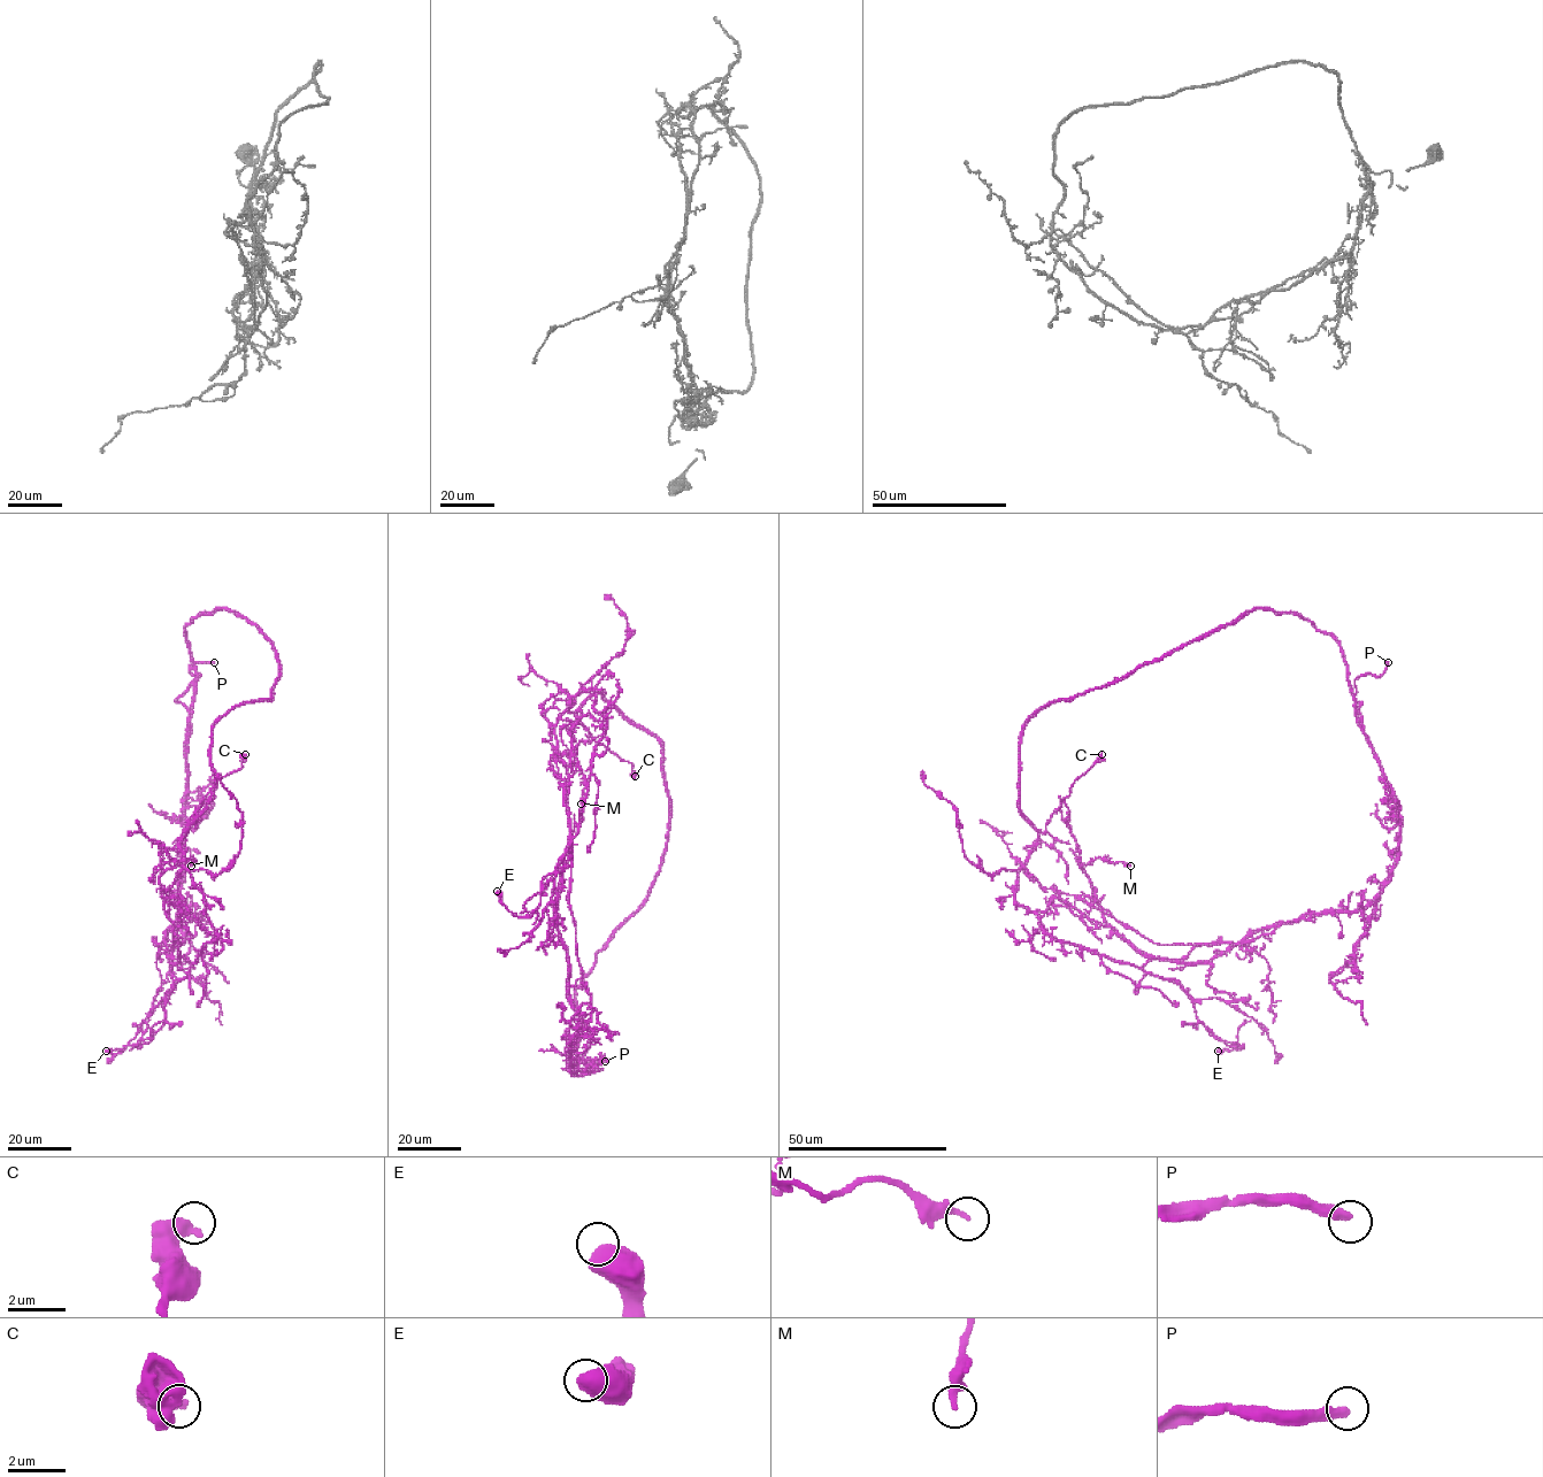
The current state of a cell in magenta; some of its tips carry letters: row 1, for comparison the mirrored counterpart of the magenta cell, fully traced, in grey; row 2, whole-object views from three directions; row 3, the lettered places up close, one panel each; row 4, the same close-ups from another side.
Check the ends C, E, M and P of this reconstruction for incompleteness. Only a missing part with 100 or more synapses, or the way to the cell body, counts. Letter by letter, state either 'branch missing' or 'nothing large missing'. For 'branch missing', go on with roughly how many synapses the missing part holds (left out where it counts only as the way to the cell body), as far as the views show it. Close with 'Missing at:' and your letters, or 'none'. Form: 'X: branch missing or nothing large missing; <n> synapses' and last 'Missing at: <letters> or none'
C: nothing large missing
E: nothing large missing
M: nothing large missing
P: branch missing
Missing at: P

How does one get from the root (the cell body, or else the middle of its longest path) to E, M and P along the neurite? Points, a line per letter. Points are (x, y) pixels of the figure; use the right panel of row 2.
E: (1257, 938), (1313, 912), (1212, 960), (1206, 983), (1236, 1000), (1198, 1000), (1196, 1016), (1243, 1045), (1218, 1051)
M: (1257, 938), (1313, 912), (1250, 932), (1205, 962), (1140, 953), (1106, 923), (1081, 869), (1096, 859), (1130, 866)
P: (1257, 938), (1312, 910), (1361, 910), (1388, 877), (1399, 801), (1355, 698), (1355, 681), (1380, 676), (1388, 662)

